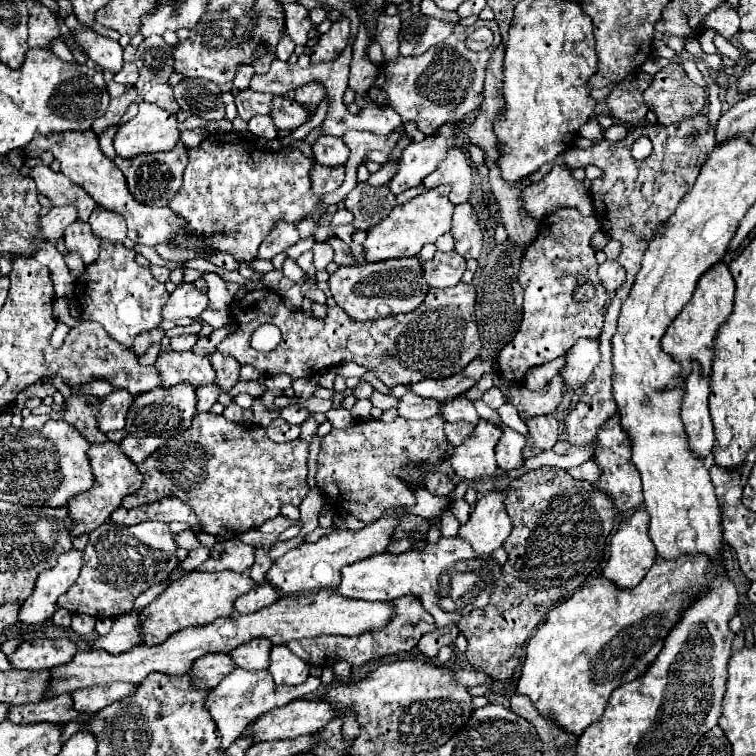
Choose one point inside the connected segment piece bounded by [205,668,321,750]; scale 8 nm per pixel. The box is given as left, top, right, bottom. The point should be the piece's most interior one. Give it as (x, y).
(244, 695)

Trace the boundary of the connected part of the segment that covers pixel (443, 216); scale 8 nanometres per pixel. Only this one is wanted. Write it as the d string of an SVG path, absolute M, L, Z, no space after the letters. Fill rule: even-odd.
M449 186L425 190L407 204L395 206L387 218L367 230L363 252L367 262L381 262L389 258L411 258L421 252L427 242L435 242L441 234L451 230L453 204L449 202Z

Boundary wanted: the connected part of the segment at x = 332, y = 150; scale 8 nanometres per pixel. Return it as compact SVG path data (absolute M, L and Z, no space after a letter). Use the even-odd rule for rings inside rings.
M321 136L315 144L313 144L313 154L315 160L323 166L343 166L349 158L349 148L345 146L345 142L341 138L335 136Z

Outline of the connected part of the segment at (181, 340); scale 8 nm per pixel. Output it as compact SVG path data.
M181 334L181 336L173 336L173 338L169 340L171 348L173 348L173 350L177 350L177 352L183 352L183 350L191 350L191 348L195 346L195 342L197 342L197 336L195 336L195 334L189 334L189 336Z

